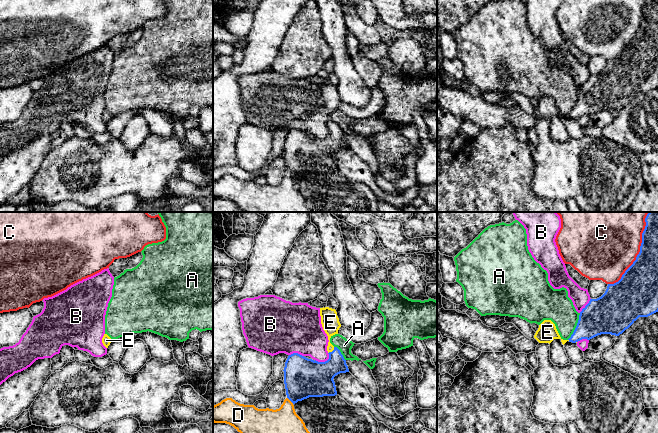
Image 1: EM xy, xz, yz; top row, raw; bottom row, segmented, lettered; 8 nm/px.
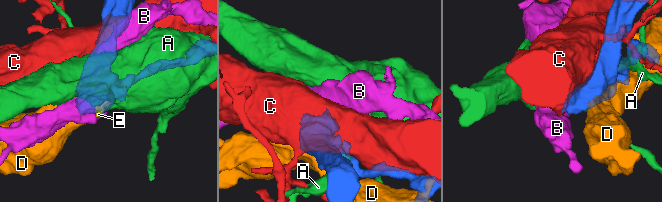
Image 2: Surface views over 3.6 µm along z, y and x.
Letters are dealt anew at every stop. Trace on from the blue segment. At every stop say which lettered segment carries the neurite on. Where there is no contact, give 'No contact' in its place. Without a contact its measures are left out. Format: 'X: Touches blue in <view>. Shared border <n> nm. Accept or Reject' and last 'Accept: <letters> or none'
A: Touches blue in yz. Shared border 240 nm. Reject
B: Touches blue in xz. Shared border 130 nm. Reject
C: Touches blue in yz. Shared border 650 nm. Reject
D: Touches blue in xz. Shared border 80 nm. Reject
E: Touches blue in xz. Shared border 80 nm. Accept
Accept: E

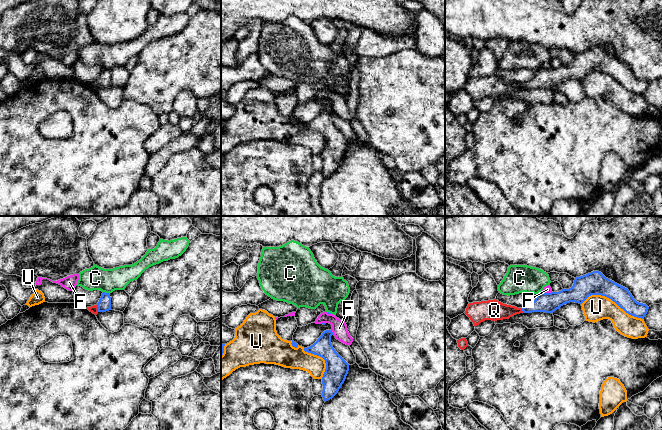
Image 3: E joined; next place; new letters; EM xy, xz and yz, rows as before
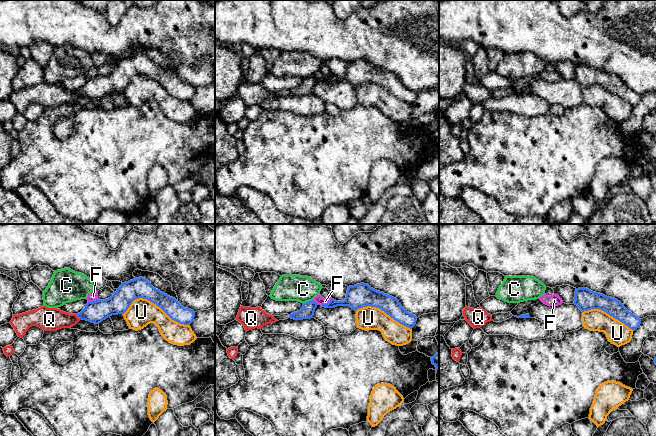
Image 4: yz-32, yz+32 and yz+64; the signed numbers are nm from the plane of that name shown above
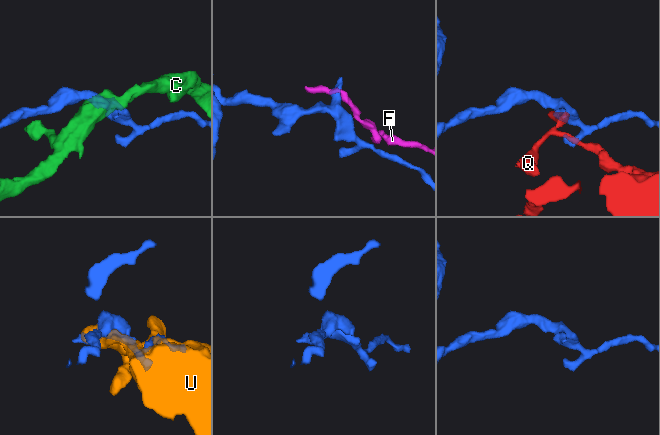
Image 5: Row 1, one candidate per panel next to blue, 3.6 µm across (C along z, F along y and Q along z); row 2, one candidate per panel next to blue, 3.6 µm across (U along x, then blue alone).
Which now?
C: Touches blue in xy. Shared border 60 nm. Reject
F: Touches blue in xz. Shared border 40 nm. Reject
Q: Touches blue in xy. Shared border 60 nm. Reject
U: Touches blue in yz. Shared border 500 nm. Reject
Accept: none

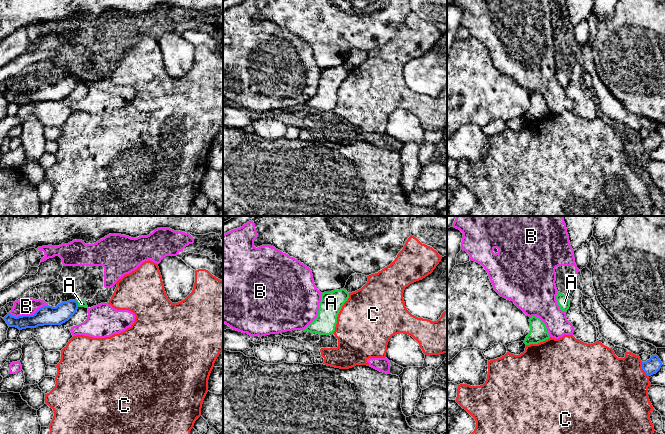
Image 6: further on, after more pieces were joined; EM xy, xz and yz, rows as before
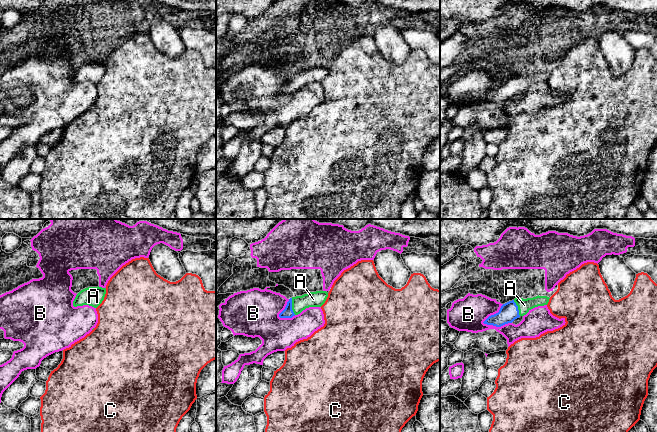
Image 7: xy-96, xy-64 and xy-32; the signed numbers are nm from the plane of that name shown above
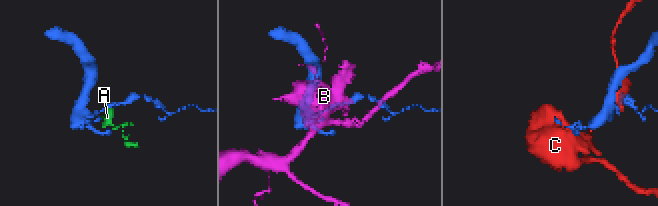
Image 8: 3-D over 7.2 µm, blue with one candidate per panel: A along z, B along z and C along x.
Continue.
A: Touches blue in xy. Shared border 70 nm. Accept
B: Touches blue in xy. Shared border 320 nm. Reject
C: Touches blue in yz. Shared border 130 nm. Reject
Accept: A

